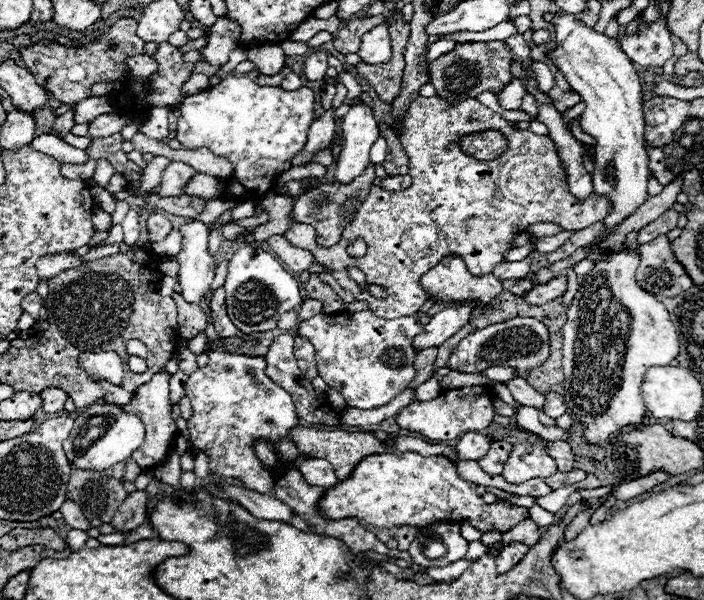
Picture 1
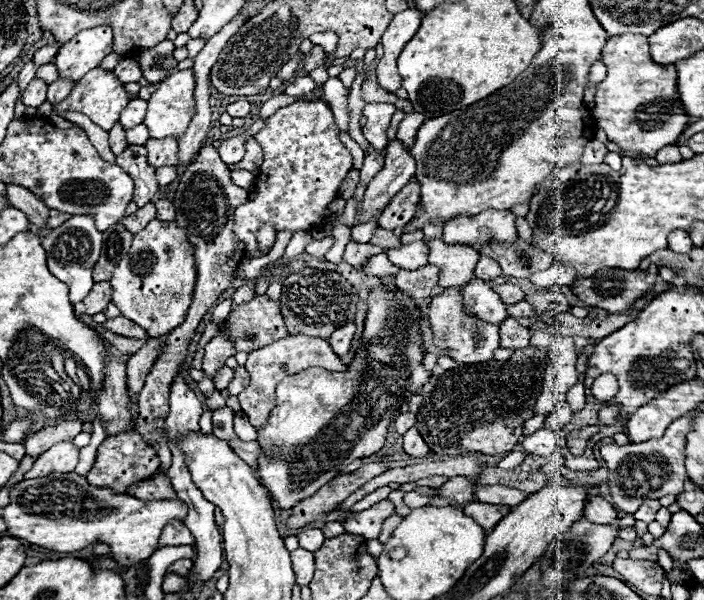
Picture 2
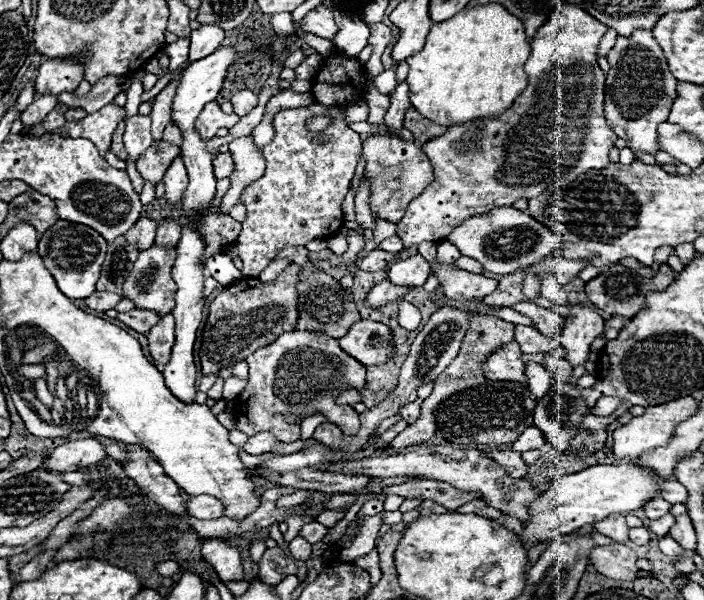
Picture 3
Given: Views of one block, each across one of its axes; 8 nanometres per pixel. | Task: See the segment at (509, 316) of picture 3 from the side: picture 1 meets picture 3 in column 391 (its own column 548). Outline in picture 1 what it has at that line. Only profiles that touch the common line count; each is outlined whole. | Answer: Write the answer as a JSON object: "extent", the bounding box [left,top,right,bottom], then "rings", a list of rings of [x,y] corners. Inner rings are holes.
{"extent":[544,392,566,418],"rings":[[[548,392],[546,394],[546,402],[544,402],[544,412],[550,416],[550,418],[558,418],[566,412],[566,404],[562,400],[560,394],[556,392]]]}

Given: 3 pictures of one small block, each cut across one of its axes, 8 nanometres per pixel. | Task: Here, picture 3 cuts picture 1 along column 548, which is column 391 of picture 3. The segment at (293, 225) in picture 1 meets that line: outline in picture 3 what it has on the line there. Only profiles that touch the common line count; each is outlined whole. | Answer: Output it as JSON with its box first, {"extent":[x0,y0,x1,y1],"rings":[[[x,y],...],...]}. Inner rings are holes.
{"extent":[362,136,434,222],"rings":[[[370,136],[362,144],[366,156],[366,176],[370,178],[370,208],[378,218],[400,222],[408,204],[434,180],[434,170],[426,154],[412,142],[394,136]]]}

